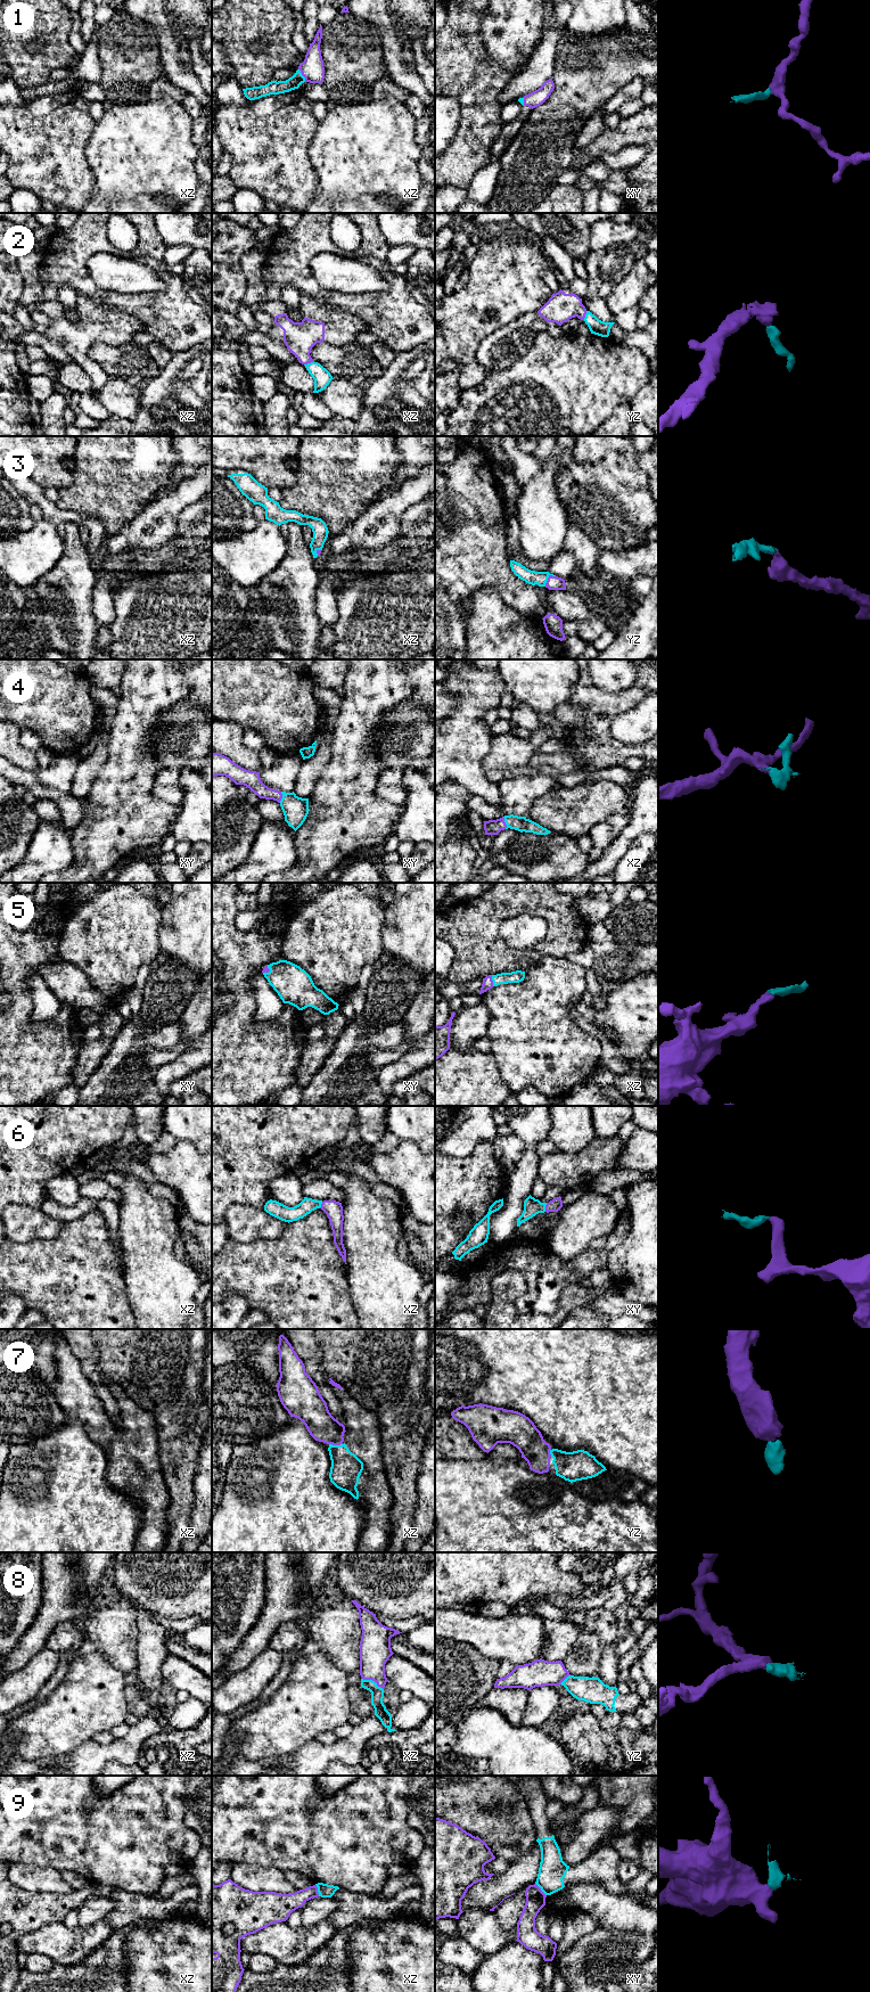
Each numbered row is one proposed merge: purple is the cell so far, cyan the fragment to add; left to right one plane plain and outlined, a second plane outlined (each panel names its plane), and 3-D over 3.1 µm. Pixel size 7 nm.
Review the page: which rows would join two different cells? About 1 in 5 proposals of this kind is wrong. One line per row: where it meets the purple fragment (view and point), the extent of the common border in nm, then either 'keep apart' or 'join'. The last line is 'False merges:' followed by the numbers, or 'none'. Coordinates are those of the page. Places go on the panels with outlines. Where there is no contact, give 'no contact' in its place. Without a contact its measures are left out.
1: meets purple in xz at (302, 74); contact 110 nm long; join
2: meets purple in xz at (308, 362); contact 70 nm long; join
3: meets purple in yz at (548, 579); contact 110 nm long; join
4: meets purple in xz at (505, 822); contact 90 nm long; join
5: meets purple in xz at (492, 981); contact 80 nm long; join
6: meets purple in xy at (546, 1207); contact 70 nm long; join
7: meets purple in xz at (335, 1444); contact 80 nm long; join
8: meets purple in xz at (372, 1680); contact 170 nm long; join
9: meets purple in xy at (540, 1890); contact 120 nm long; keep apart
False merges: 9

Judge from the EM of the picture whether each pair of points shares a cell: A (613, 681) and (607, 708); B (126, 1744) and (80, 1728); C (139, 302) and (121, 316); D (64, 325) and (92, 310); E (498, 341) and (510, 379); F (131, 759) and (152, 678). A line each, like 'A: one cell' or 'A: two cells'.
A: two cells
B: two cells
C: two cells
D: one cell
E: two cells
F: one cell

